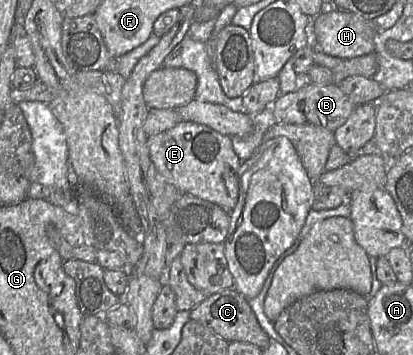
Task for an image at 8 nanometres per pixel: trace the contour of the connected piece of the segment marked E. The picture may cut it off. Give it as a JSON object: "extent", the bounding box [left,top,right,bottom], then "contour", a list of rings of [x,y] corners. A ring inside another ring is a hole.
{"extent":[147,121,242,212],"contour":[[[181,121],[171,129],[147,137],[150,159],[157,172],[181,193],[219,205],[231,212],[239,195],[239,169],[242,160],[233,150],[230,136],[203,124]]]}

